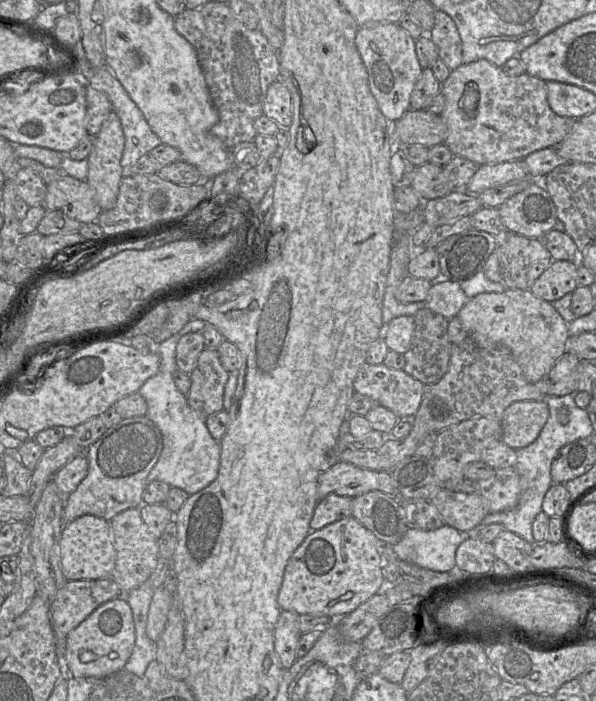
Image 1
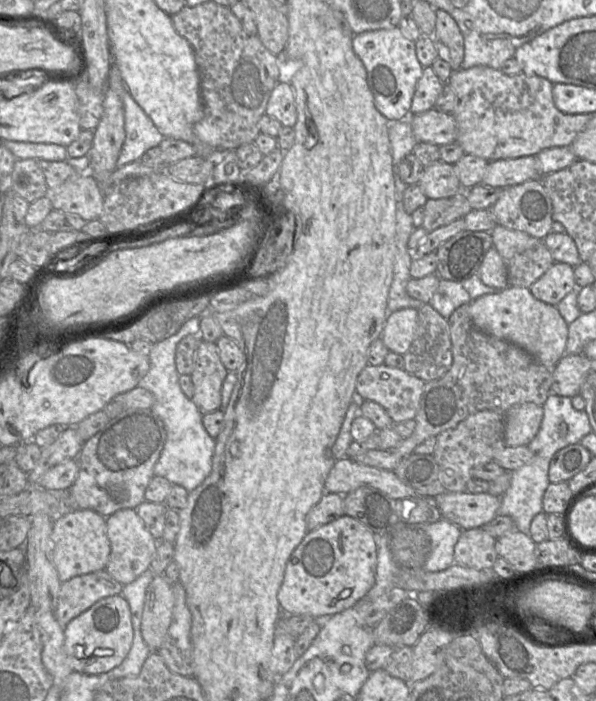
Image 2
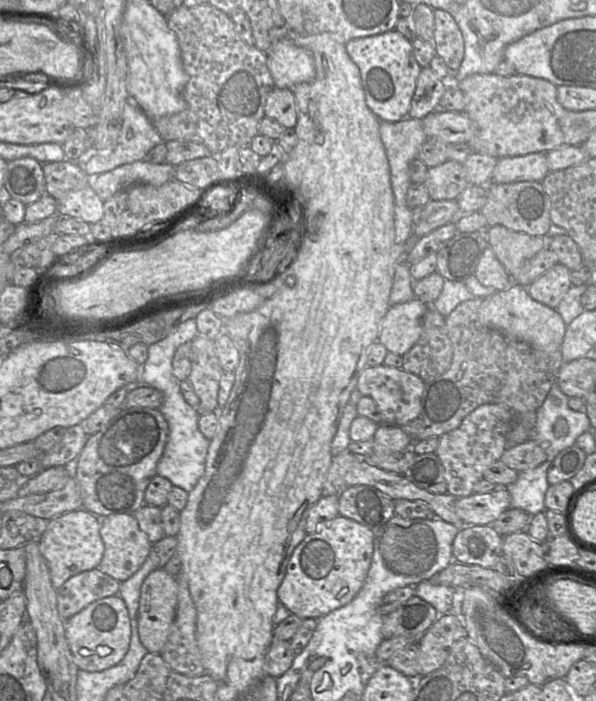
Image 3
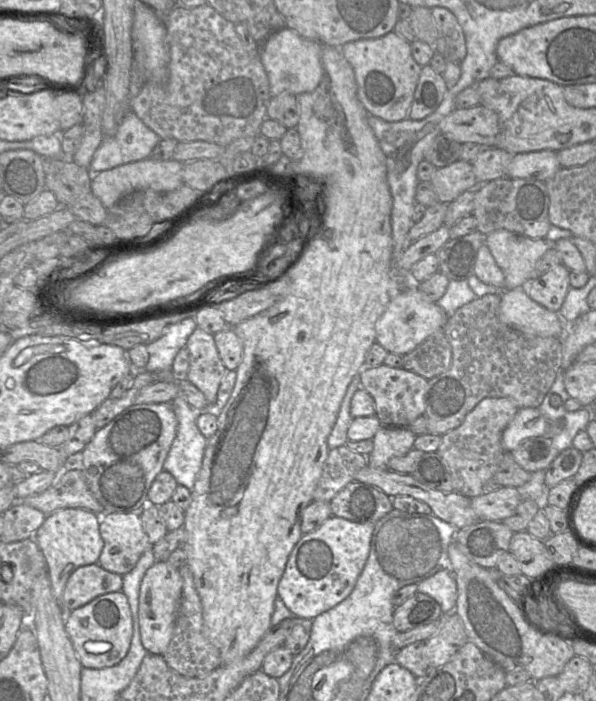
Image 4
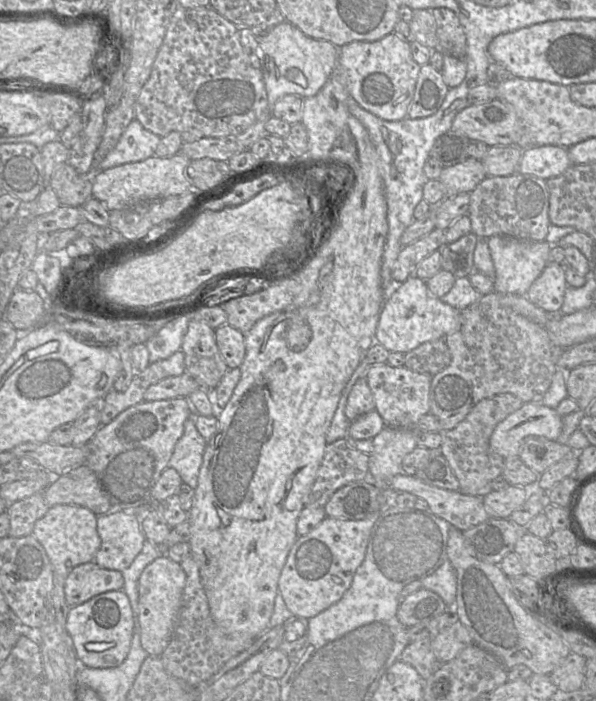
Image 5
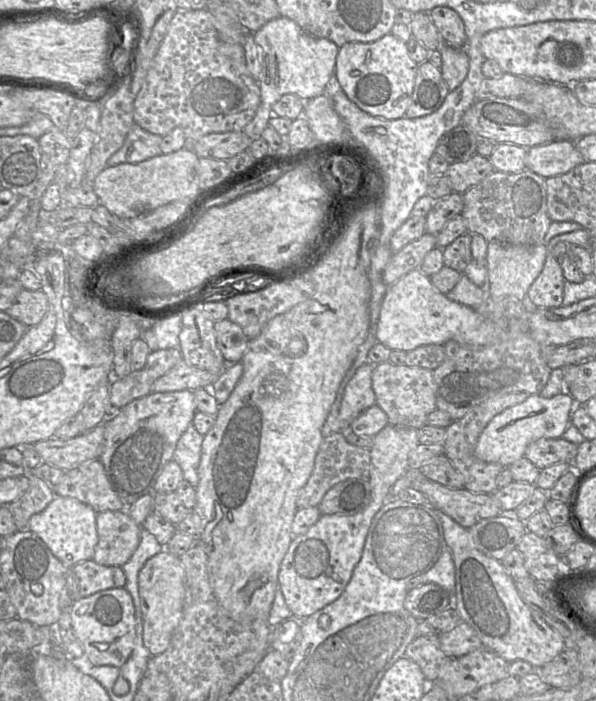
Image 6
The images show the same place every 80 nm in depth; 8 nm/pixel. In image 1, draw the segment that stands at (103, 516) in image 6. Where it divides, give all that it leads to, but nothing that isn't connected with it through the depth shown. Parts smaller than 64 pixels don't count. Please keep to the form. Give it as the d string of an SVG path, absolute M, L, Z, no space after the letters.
M127 509L117 514L110 522L112 544L115 550L115 567L111 578L121 594L127 594L147 582L159 562L158 539L148 530L139 509Z

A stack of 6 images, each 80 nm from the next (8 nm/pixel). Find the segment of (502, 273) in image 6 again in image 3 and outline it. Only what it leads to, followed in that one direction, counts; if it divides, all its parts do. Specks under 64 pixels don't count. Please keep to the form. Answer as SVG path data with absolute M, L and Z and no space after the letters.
M502 225L487 227L488 246L512 277L523 264L547 246L548 236L513 231Z

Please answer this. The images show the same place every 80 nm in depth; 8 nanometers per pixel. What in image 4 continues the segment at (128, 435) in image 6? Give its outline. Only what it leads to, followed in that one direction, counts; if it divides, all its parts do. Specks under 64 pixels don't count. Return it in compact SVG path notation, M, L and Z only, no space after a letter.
M171 403L135 404L101 429L97 429L80 456L70 463L81 467L86 484L105 513L137 514L148 505L148 491L163 470L177 433Z

